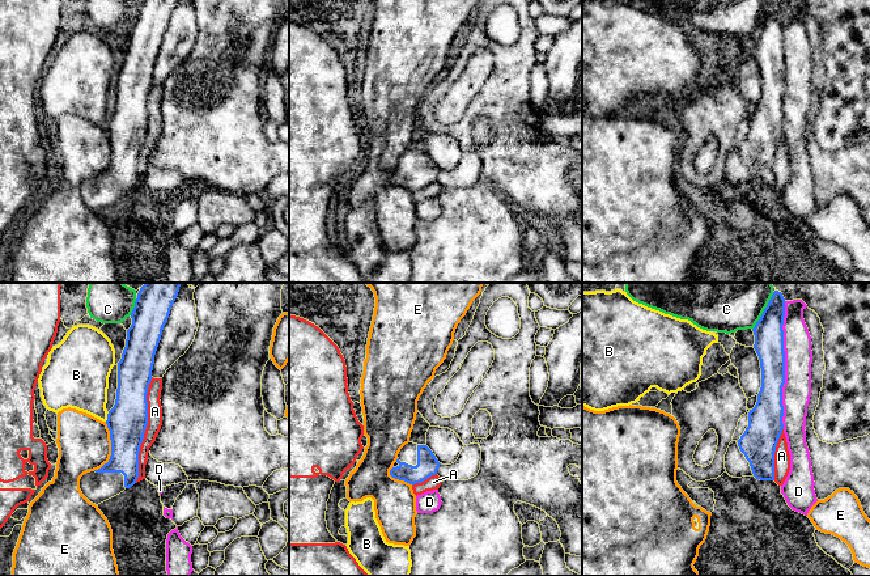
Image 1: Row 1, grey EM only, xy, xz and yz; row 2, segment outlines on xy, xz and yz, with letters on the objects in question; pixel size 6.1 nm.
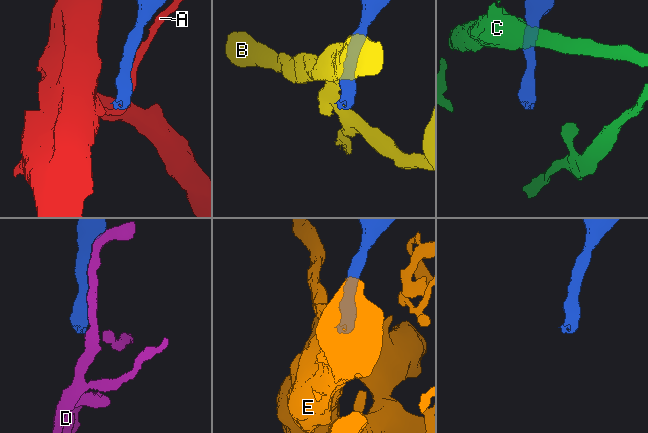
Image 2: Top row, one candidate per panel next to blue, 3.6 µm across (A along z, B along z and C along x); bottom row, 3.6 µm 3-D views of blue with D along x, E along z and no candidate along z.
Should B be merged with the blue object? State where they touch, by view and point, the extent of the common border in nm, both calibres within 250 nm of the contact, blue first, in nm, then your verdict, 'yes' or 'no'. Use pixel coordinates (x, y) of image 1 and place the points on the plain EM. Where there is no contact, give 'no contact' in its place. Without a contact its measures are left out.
meets blue in xy at (107, 123); contact 60 nm long; 240 nm thick on the blue side, 300 nm on the other; yes

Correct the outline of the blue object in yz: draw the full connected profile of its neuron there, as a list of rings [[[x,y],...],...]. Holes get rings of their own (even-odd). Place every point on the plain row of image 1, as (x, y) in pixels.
[[[773,0],[752,35],[754,55],[761,75],[761,94],[738,153],[750,169],[754,183],[760,187],[774,187],[774,158],[784,136],[784,24],[785,5],[782,0]]]

